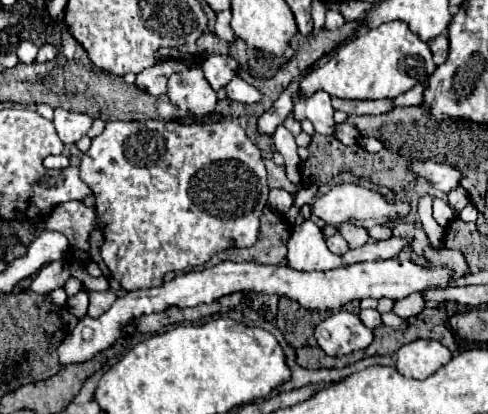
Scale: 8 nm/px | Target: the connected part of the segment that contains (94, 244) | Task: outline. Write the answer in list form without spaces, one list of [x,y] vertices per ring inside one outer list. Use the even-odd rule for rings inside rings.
[[[96,228],[96,230],[92,230],[92,234],[90,234],[90,240],[88,240],[88,244],[90,244],[90,258],[100,266],[100,270],[104,272],[104,276],[110,276],[110,272],[108,272],[108,268],[106,268],[106,264],[102,262],[102,258],[100,258],[100,244],[102,244],[102,232]]]

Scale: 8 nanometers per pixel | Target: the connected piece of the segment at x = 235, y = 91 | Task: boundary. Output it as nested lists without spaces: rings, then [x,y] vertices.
[[[234,76],[232,82],[226,86],[228,90],[228,98],[242,102],[242,104],[256,104],[262,100],[262,94],[258,88],[254,88],[252,84],[244,82],[240,76]]]

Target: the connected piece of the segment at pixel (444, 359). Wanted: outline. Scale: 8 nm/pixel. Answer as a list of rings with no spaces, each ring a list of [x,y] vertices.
[[[414,340],[396,352],[396,370],[406,378],[428,378],[452,360],[452,352],[438,340]]]

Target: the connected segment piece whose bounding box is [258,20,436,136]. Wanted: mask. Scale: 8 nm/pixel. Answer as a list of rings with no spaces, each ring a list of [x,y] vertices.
[[[394,20],[380,24],[378,28],[370,28],[358,38],[350,40],[346,46],[340,46],[334,58],[330,58],[324,66],[314,68],[300,80],[294,80],[274,102],[274,106],[264,112],[258,118],[258,132],[262,134],[274,134],[274,130],[286,120],[286,116],[292,112],[292,102],[296,92],[308,96],[316,90],[324,90],[330,96],[336,98],[348,98],[348,100],[380,100],[380,98],[396,98],[410,88],[414,88],[418,82],[428,80],[436,70],[436,64],[432,62],[430,46],[420,40],[412,30],[408,30],[406,22]]]

